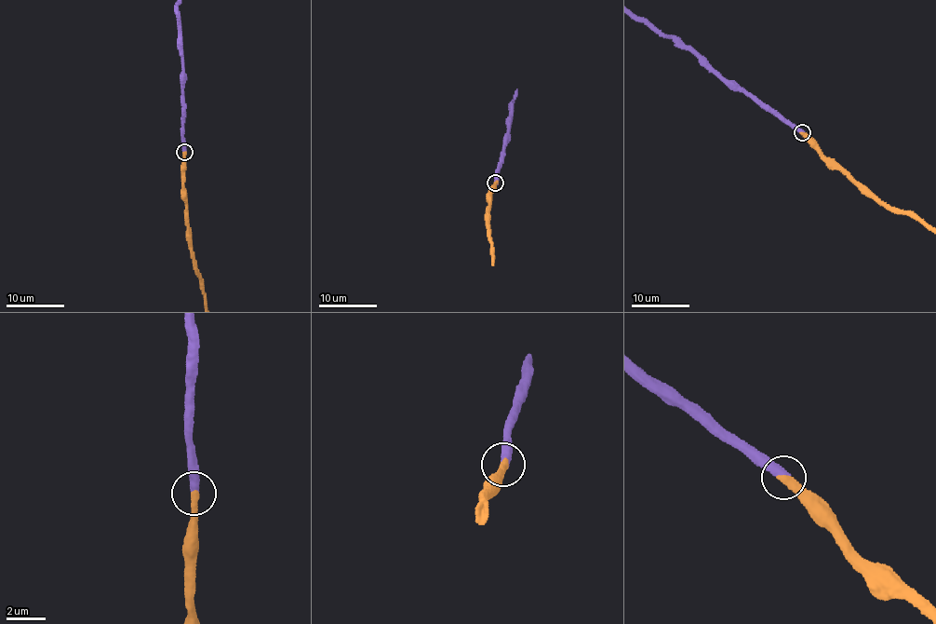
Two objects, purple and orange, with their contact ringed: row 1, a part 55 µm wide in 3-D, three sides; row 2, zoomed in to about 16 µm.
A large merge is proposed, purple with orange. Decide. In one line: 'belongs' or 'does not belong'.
belongs

